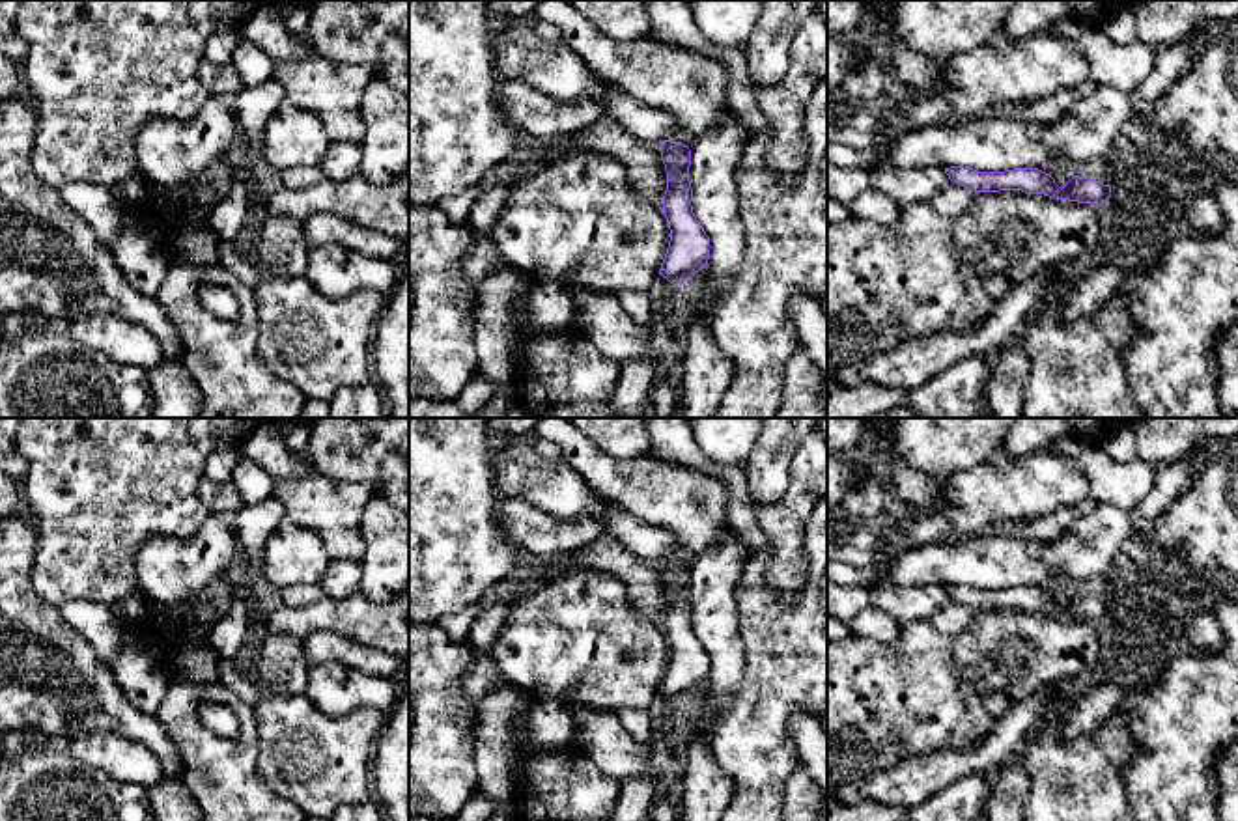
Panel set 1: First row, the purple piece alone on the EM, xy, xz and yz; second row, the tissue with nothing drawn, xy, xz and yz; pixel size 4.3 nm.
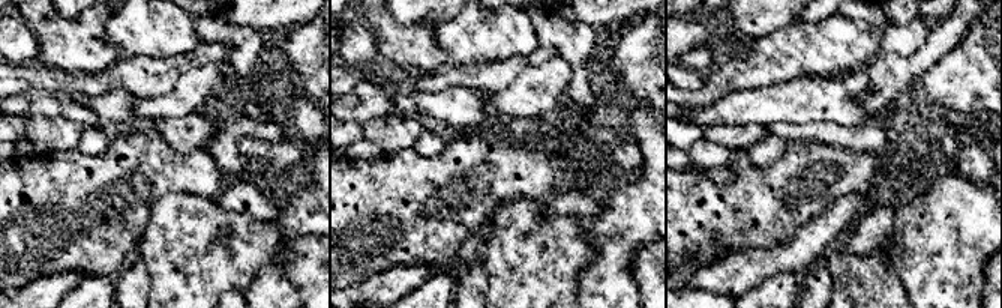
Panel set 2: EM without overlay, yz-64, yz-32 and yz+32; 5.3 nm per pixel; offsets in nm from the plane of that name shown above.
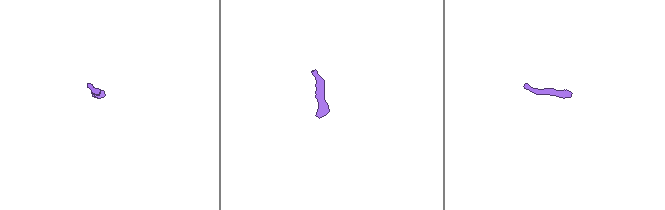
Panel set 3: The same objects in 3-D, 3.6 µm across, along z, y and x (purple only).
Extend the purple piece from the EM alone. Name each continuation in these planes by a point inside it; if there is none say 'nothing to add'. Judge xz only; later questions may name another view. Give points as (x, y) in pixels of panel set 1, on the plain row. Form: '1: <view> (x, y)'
1: xz (520, 471)
2: xz (660, 700)

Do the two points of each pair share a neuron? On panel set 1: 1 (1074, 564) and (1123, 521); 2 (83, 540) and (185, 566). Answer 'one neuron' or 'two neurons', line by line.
1: one neuron
2: two neurons

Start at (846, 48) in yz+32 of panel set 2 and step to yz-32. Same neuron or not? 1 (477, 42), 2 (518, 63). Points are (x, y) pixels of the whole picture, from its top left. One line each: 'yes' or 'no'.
1: yes
2: no

